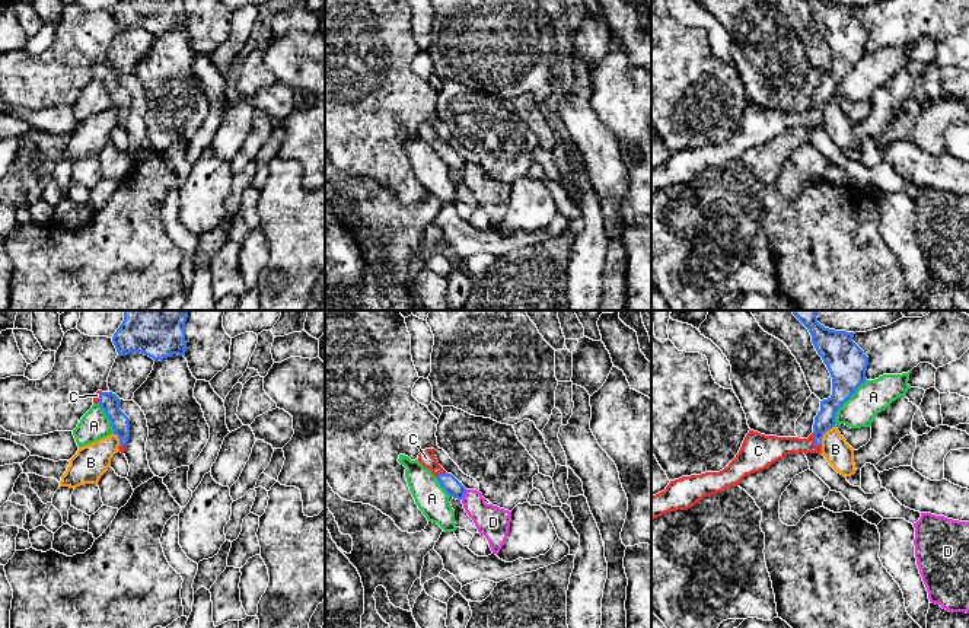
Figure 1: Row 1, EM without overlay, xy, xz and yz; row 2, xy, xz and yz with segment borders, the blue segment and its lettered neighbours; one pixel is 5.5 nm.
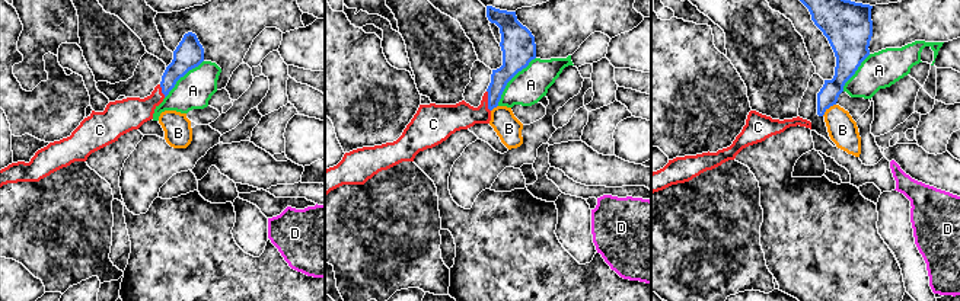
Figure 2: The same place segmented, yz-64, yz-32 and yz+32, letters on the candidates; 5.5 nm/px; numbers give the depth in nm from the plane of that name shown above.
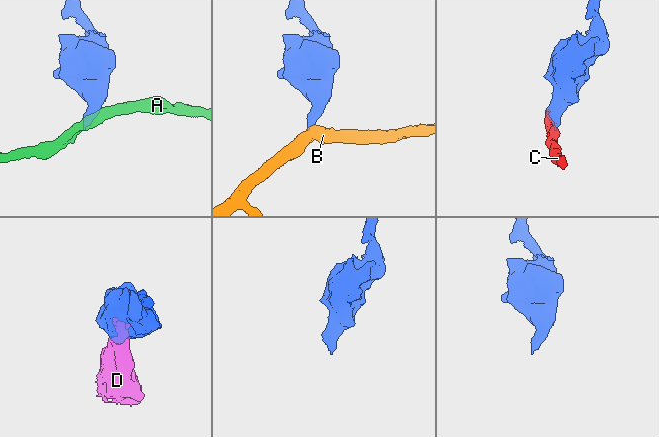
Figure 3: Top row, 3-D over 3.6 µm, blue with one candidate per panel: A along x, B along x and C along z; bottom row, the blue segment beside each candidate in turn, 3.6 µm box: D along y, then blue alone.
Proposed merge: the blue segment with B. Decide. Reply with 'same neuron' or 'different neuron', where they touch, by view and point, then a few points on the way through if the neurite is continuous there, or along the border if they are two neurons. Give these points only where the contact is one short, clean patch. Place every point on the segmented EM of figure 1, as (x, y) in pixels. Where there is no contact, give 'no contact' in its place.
different neuron | yz (824, 433) | along yz (834, 426), (824, 434), (821, 445)

